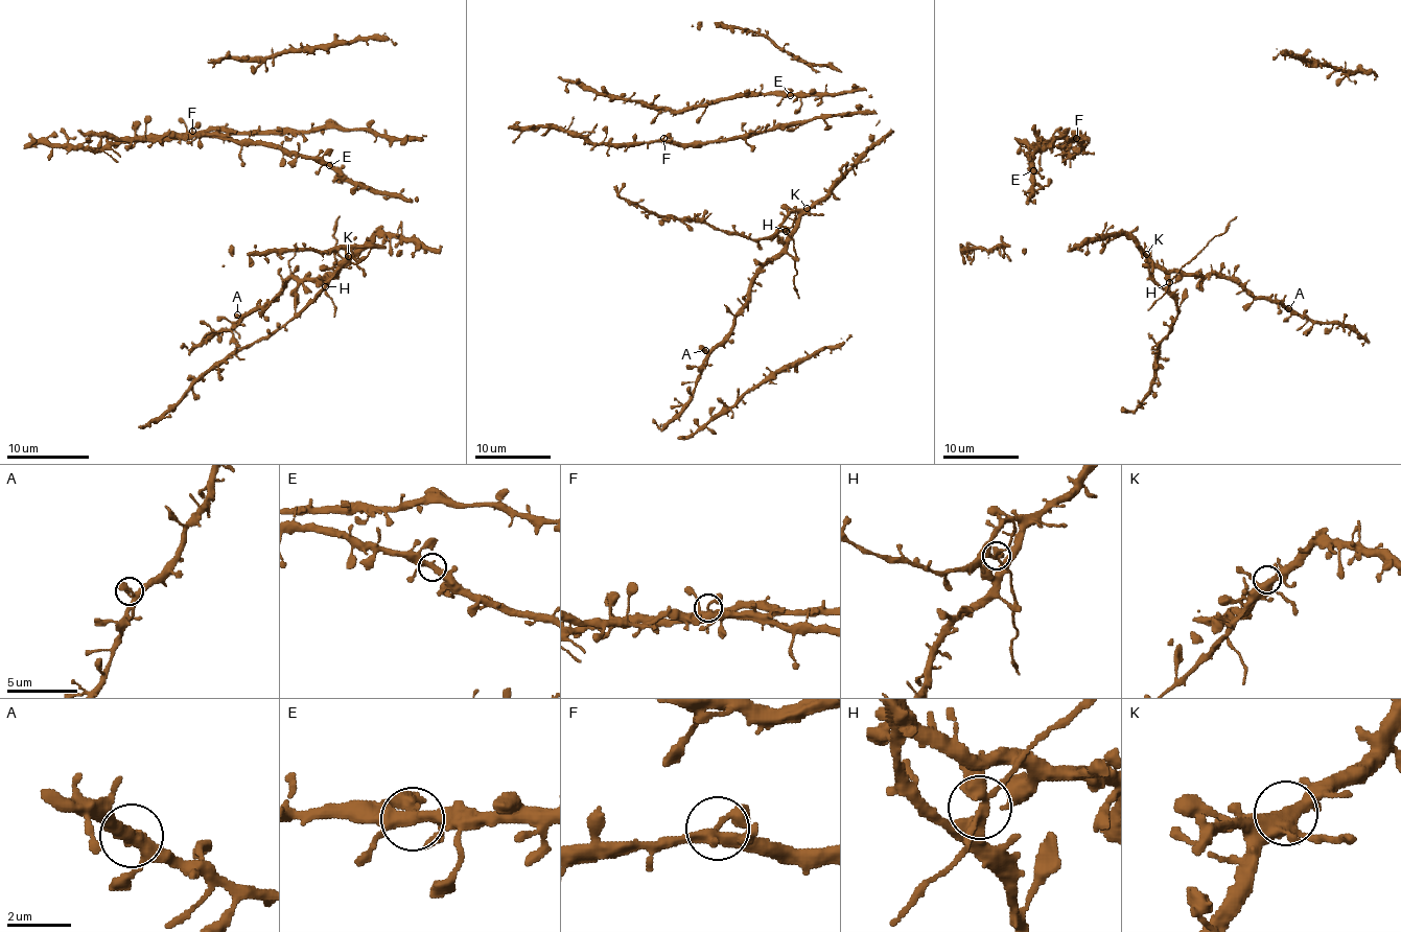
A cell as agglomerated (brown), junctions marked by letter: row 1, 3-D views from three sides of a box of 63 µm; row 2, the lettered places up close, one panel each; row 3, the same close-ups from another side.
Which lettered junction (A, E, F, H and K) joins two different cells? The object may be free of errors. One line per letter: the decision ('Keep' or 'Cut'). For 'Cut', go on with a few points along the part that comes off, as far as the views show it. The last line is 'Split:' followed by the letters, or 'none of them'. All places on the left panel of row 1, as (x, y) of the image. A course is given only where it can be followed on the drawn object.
A: Keep
E: Keep
F: Keep
H: Keep
K: Keep
Split: none of them

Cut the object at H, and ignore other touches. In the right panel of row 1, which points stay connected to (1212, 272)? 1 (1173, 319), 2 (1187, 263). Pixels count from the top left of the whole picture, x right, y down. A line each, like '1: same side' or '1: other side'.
1: same side
2: other side

